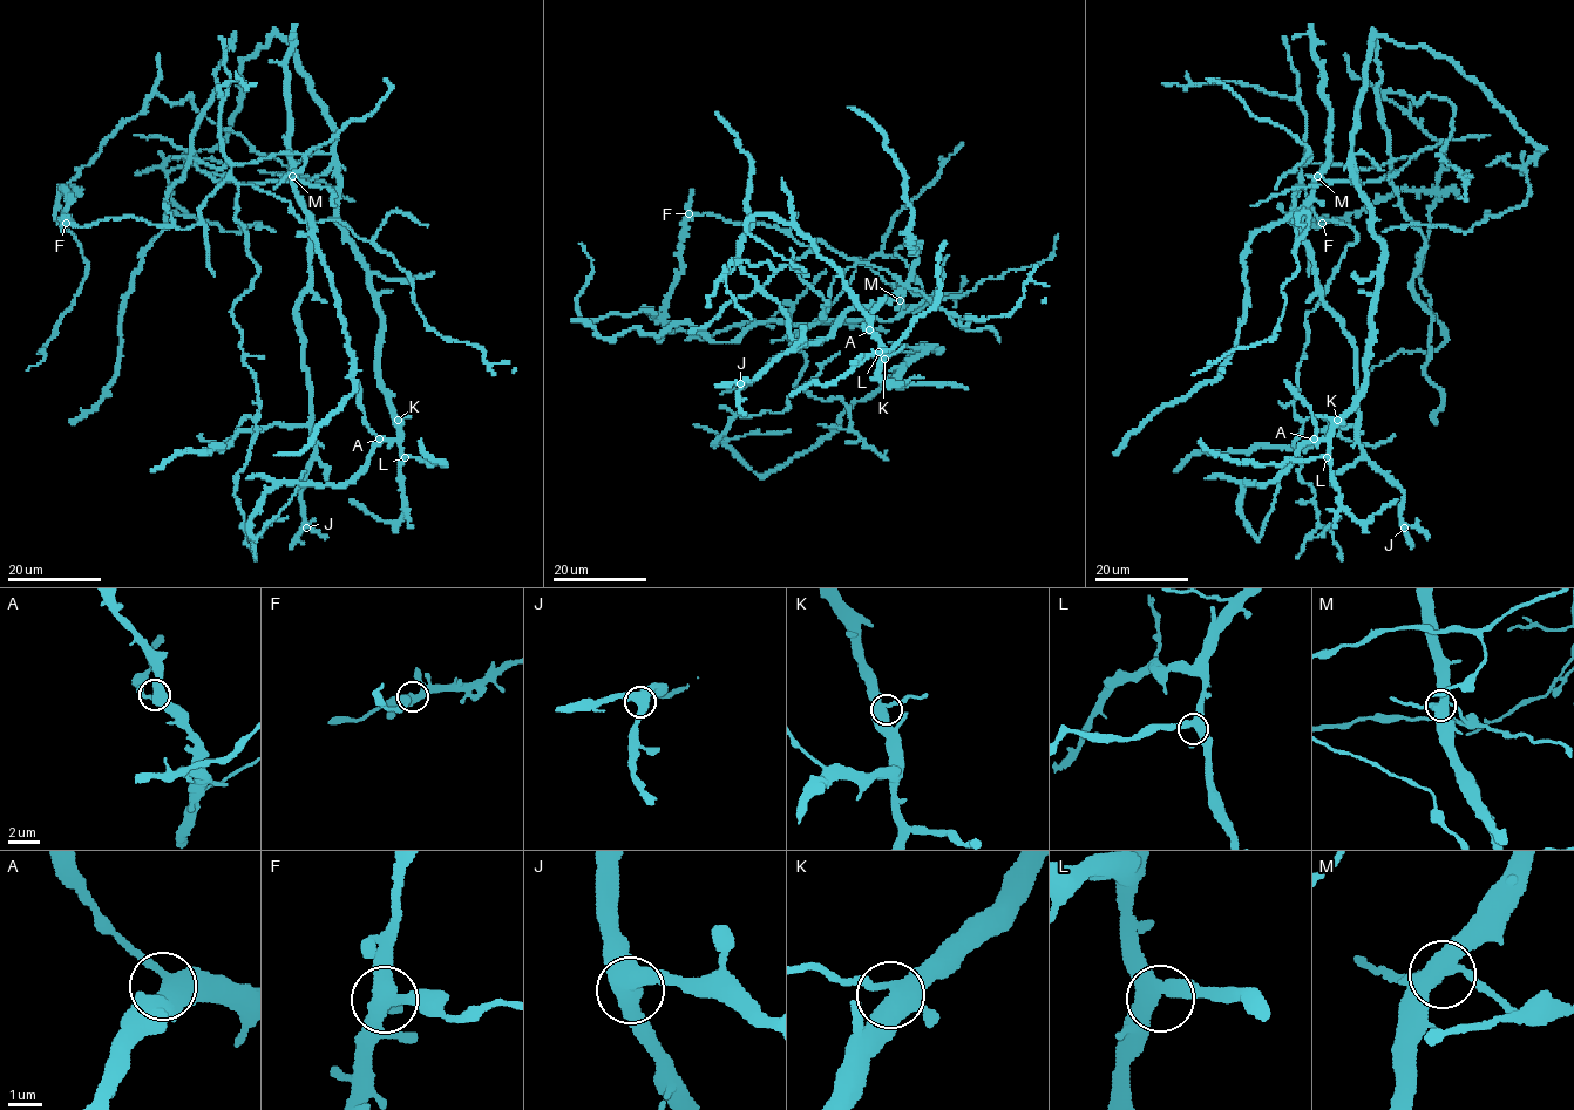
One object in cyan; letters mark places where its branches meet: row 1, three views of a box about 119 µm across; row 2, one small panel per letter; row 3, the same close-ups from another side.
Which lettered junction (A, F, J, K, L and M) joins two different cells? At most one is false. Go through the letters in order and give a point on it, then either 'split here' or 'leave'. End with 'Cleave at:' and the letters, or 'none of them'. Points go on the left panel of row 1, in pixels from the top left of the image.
A: place (379, 438); leave
F: place (66, 223); split here
J: place (306, 528); leave
K: place (398, 420); leave
L: place (405, 457); leave
M: place (292, 176); leave
Cleave at: F

